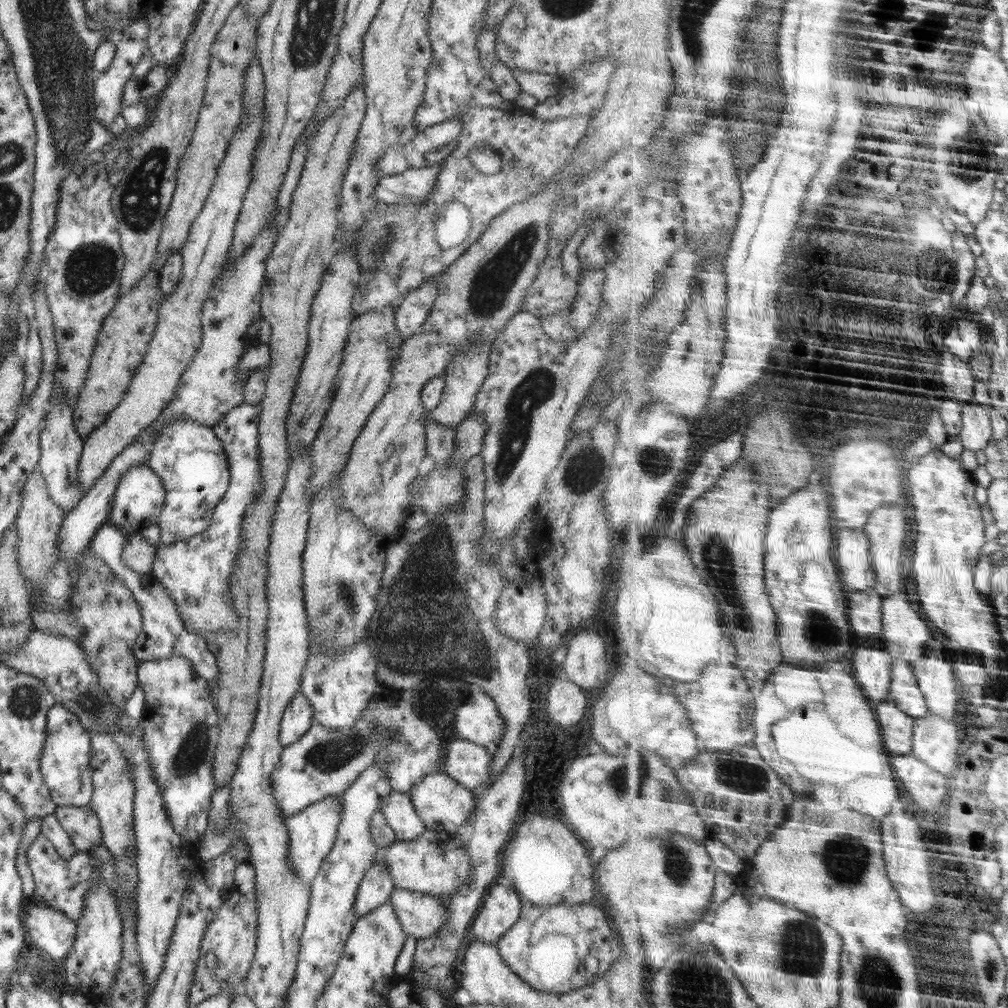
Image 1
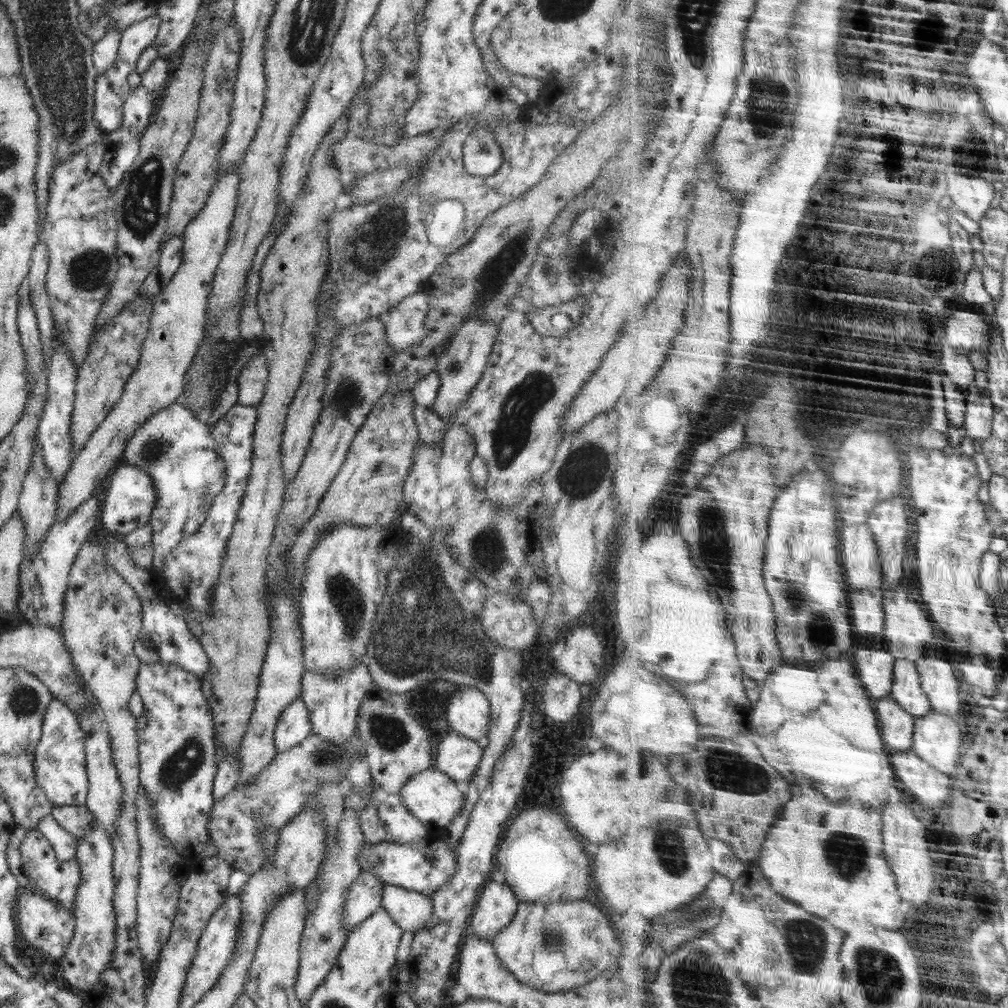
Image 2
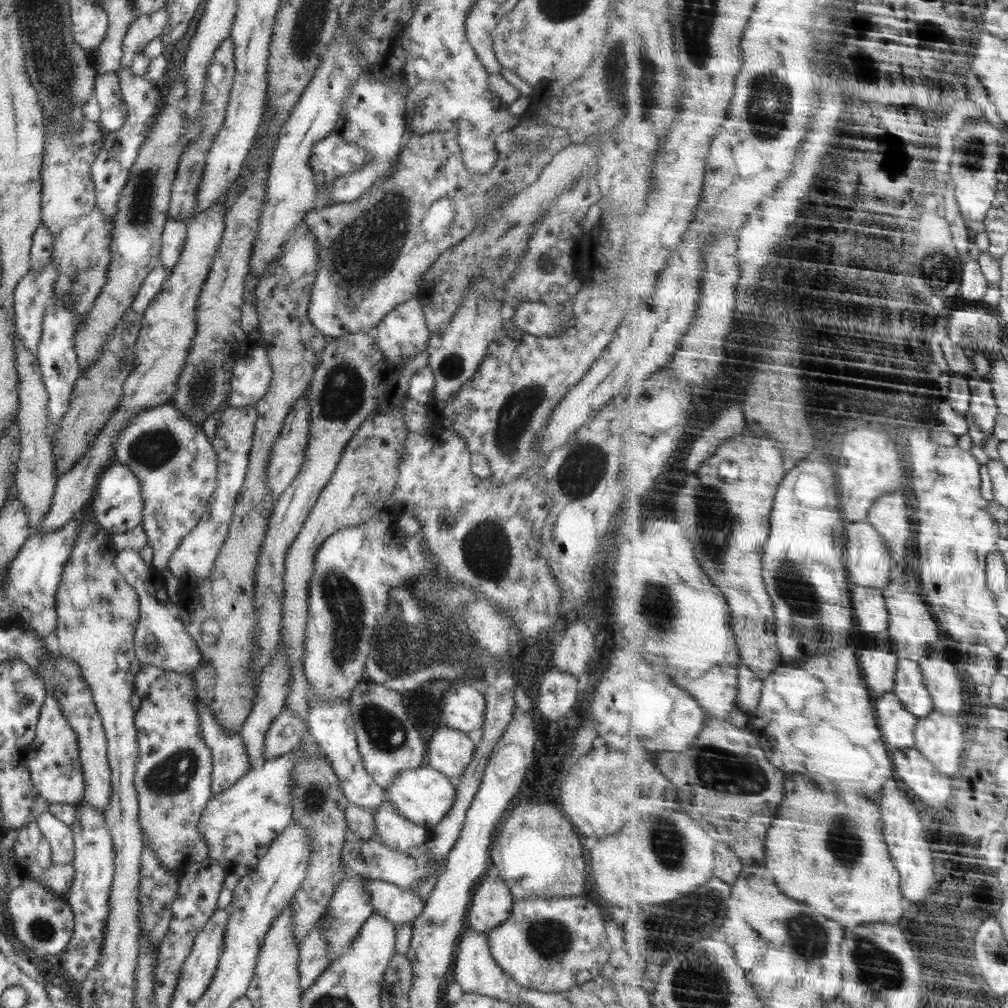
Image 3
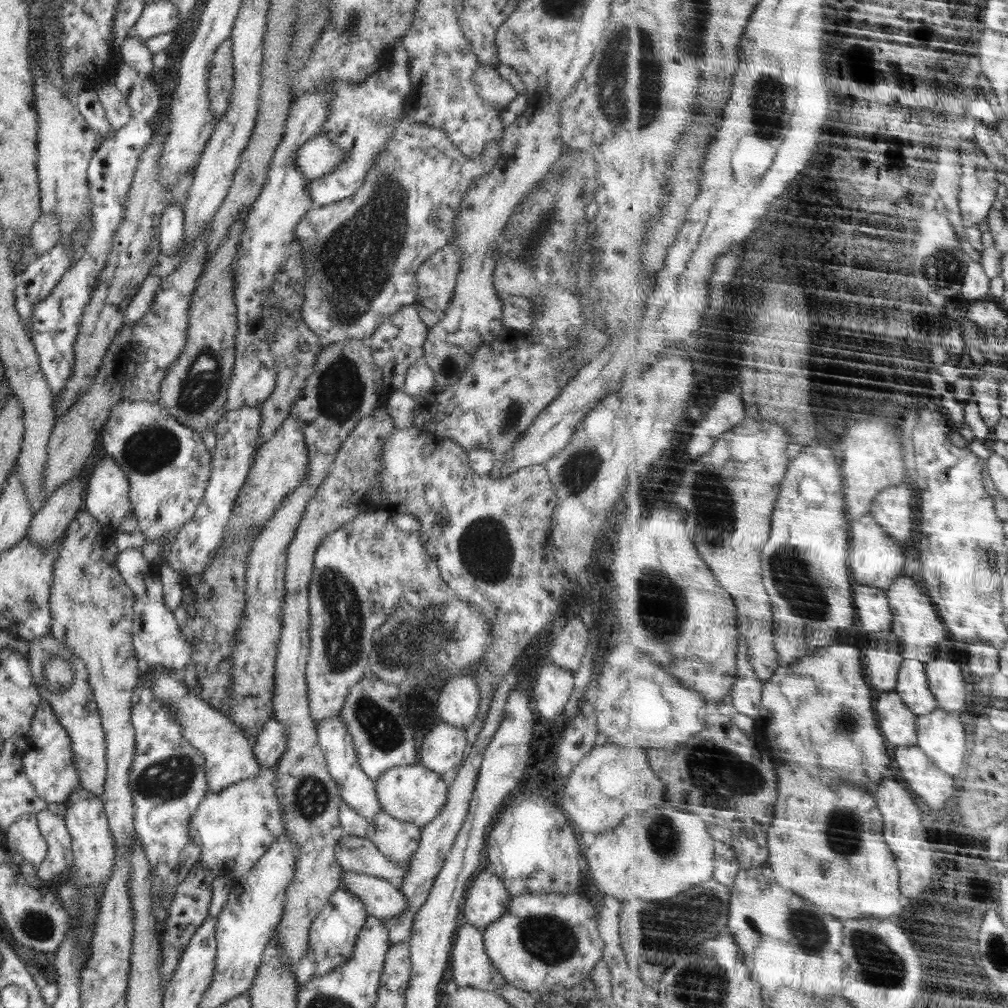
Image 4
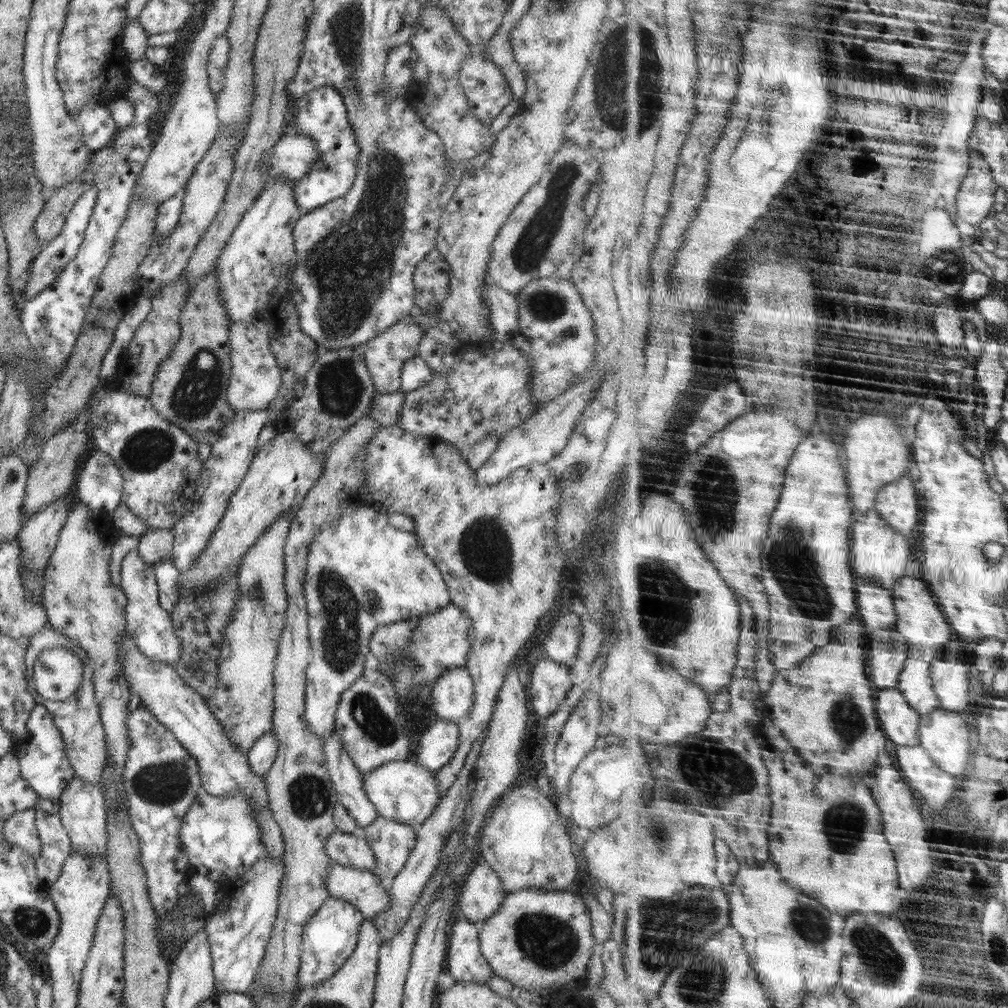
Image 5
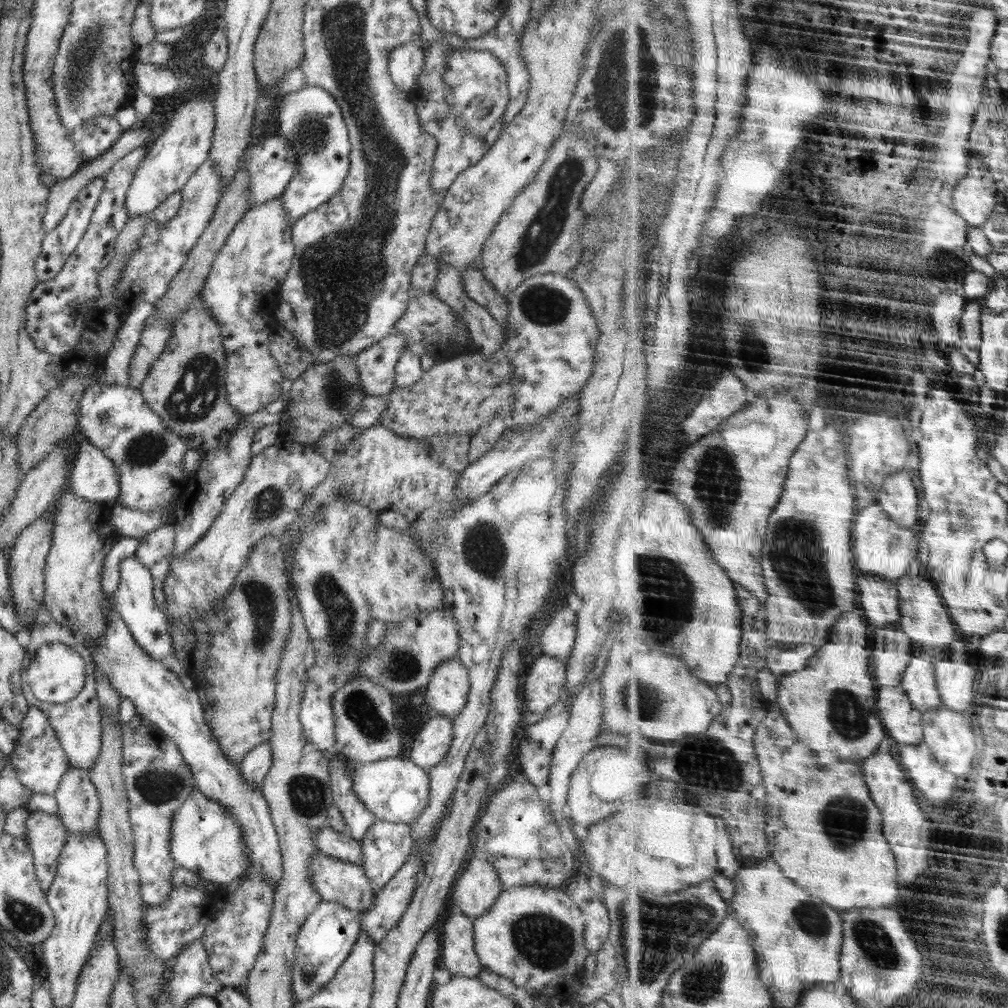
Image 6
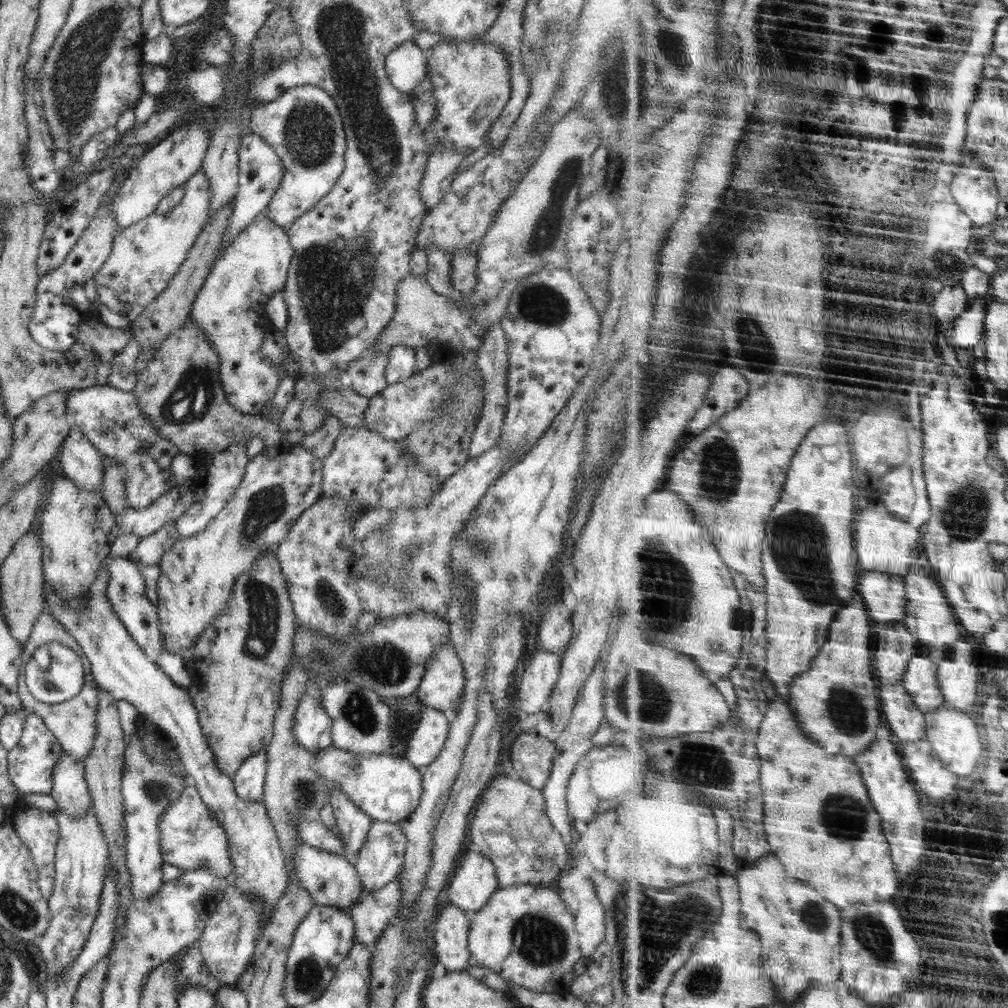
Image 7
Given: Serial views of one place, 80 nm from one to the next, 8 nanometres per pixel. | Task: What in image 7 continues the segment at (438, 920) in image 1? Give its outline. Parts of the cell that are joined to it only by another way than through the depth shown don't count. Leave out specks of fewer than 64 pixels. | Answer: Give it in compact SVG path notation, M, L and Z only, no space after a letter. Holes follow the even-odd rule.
M306 843L301 845L294 852L293 868L297 872L295 878L310 893L315 904L342 909L356 905L358 898L363 896L364 890L353 865L353 860L338 856L338 854L330 854L326 850L313 848Z

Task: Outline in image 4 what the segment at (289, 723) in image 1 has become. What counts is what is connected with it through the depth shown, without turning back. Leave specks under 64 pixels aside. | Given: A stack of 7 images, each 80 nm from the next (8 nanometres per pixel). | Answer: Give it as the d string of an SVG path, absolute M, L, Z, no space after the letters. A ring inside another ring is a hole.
M272 717L270 718L270 721L265 723L257 734L257 741L252 747L252 752L256 757L256 762L261 767L266 768L267 766L275 766L275 764L277 764L282 753L286 750L286 745L287 736L285 726Z

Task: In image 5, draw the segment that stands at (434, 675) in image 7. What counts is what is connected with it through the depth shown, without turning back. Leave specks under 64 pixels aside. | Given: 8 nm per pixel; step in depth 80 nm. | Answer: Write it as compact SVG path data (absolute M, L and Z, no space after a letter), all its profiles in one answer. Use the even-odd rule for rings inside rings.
M464 666L452 667L436 680L430 692L440 719L455 723L466 718L474 706L474 683Z

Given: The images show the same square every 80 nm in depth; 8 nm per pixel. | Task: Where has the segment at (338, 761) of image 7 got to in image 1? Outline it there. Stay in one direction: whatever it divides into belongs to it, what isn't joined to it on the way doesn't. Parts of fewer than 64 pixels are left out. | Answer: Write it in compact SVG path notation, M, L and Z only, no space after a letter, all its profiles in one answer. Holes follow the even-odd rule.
M442 770L419 778L408 793L414 810L425 827L432 831L447 833L456 833L461 826L466 825L465 822L473 815L477 800L471 789L462 786Z

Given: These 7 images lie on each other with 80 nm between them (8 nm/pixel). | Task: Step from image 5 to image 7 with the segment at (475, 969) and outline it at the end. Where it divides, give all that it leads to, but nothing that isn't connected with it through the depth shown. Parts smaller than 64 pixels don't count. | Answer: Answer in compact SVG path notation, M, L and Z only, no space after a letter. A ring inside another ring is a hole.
M456 905L440 908L434 930L434 954L448 972L462 972L468 968L471 952L468 948L470 917Z

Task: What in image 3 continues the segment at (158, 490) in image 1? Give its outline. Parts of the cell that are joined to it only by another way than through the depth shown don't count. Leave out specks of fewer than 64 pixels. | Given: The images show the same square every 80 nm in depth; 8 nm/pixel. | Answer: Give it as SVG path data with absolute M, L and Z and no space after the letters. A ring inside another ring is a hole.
M116 461L105 466L91 496L92 514L97 523L110 534L120 534L132 530L142 522L143 498L141 484L137 476L126 466Z

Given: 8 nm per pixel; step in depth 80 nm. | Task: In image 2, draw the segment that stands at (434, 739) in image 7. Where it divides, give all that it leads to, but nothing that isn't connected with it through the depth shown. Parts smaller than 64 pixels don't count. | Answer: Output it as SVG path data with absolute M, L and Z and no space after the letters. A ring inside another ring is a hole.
M449 732L440 738L434 753L433 766L456 782L470 782L477 773L483 748L476 741Z

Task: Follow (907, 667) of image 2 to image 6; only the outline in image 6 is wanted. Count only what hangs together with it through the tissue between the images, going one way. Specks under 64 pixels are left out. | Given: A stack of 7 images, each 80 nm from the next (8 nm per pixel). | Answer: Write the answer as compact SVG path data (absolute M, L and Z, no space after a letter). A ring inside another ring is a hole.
M922 657L914 658L914 662L910 664L910 670L906 672L904 684L901 686L906 688L912 702L924 714L944 704L938 692L936 664L932 660L925 660Z

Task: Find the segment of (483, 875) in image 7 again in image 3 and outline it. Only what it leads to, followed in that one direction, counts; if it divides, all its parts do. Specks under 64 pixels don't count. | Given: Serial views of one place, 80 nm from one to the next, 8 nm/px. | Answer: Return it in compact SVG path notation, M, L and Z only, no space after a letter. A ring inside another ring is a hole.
M485 874L474 887L467 910L467 926L486 934L511 915L514 900L502 879Z

